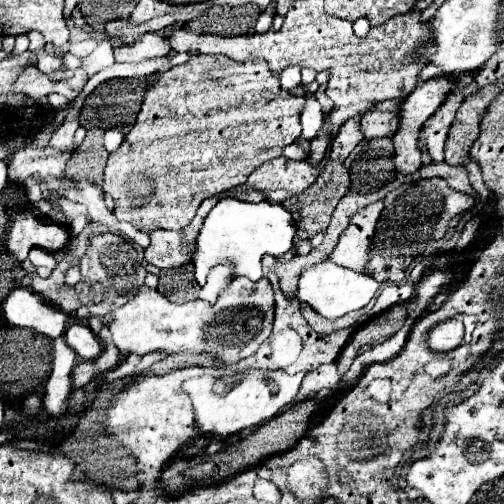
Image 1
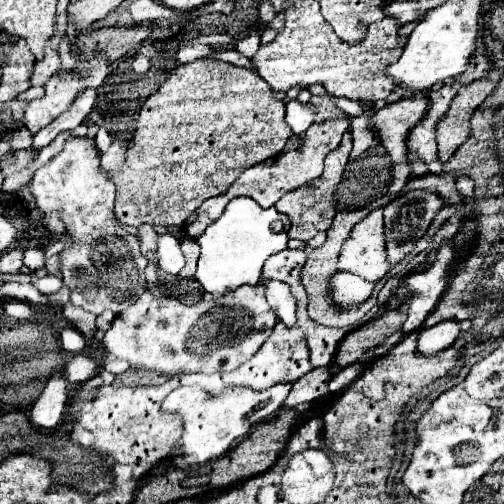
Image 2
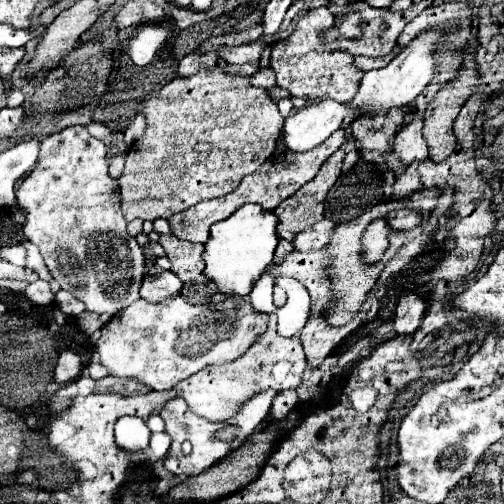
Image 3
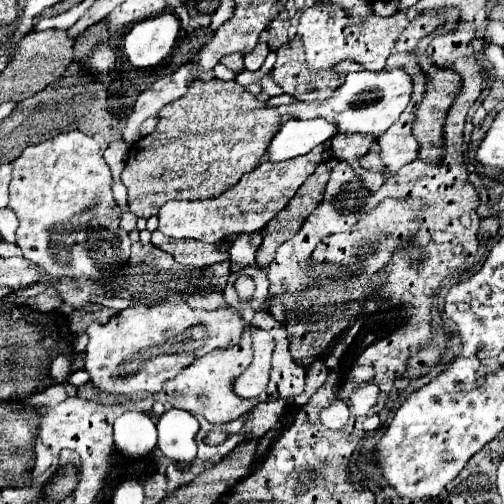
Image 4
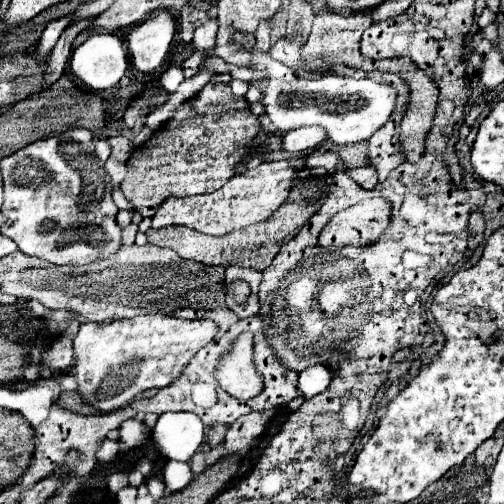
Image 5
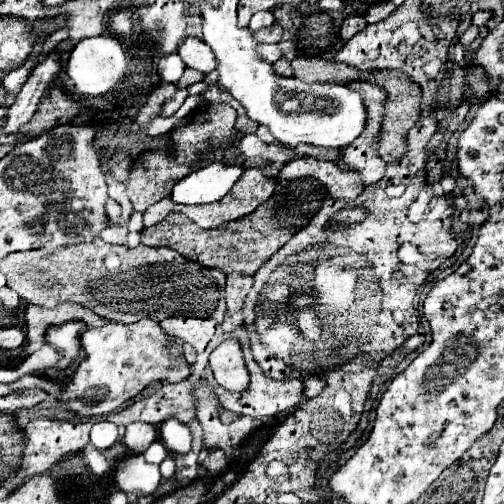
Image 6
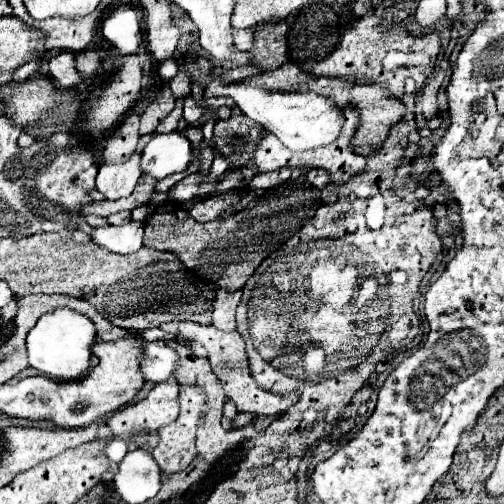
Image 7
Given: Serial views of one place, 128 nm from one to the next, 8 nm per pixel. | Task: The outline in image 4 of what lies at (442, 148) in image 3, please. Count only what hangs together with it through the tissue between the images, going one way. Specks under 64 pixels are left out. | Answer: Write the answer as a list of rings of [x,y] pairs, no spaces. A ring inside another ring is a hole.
[[[456,8],[450,9],[447,12],[445,24],[437,27],[429,35],[422,38],[415,50],[415,56],[419,60],[419,65],[422,70],[426,70],[426,76],[428,76],[428,84],[426,84],[426,92],[424,92],[424,98],[416,110],[416,120],[412,124],[412,134],[416,136],[418,144],[420,144],[420,152],[418,152],[418,158],[422,162],[438,162],[442,156],[444,156],[444,150],[442,150],[442,126],[444,126],[444,116],[454,100],[454,96],[460,92],[460,76],[452,70],[444,70],[444,68],[438,68],[434,66],[433,62],[425,55],[425,50],[428,48],[431,39],[436,36],[453,30],[456,30],[459,22],[459,12]]]

